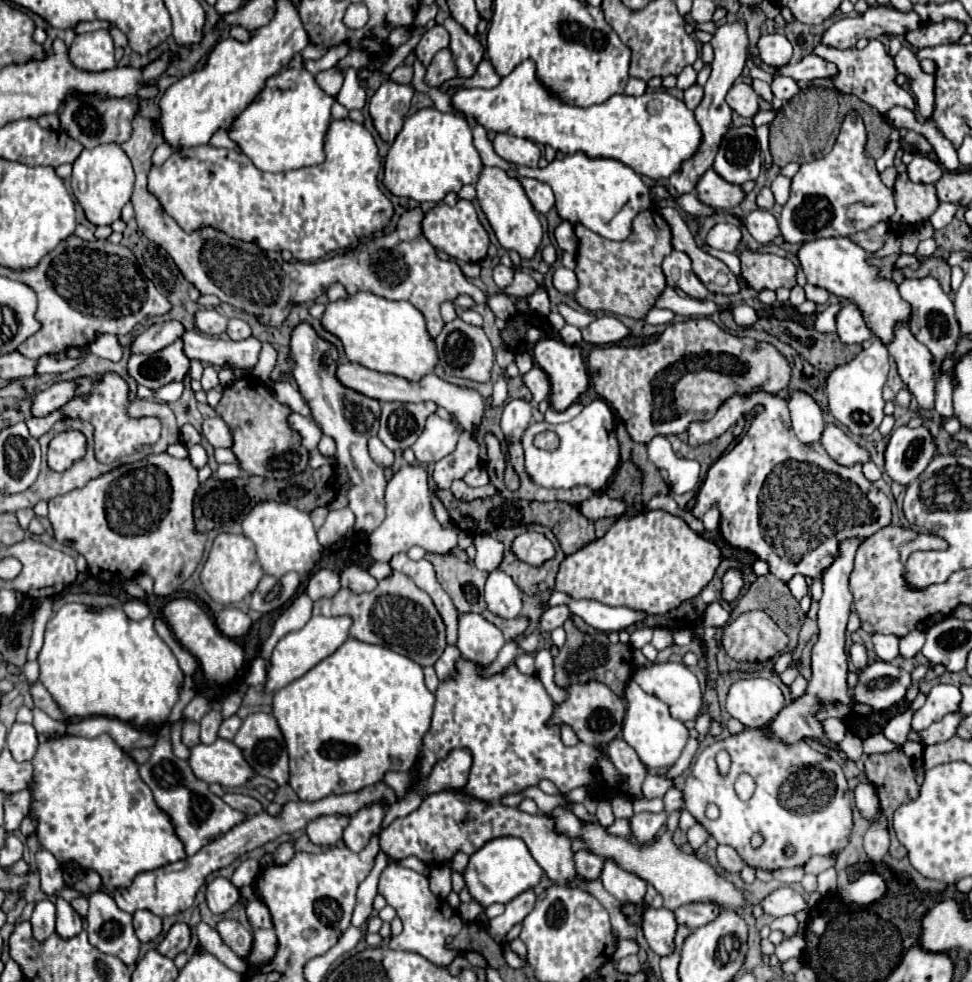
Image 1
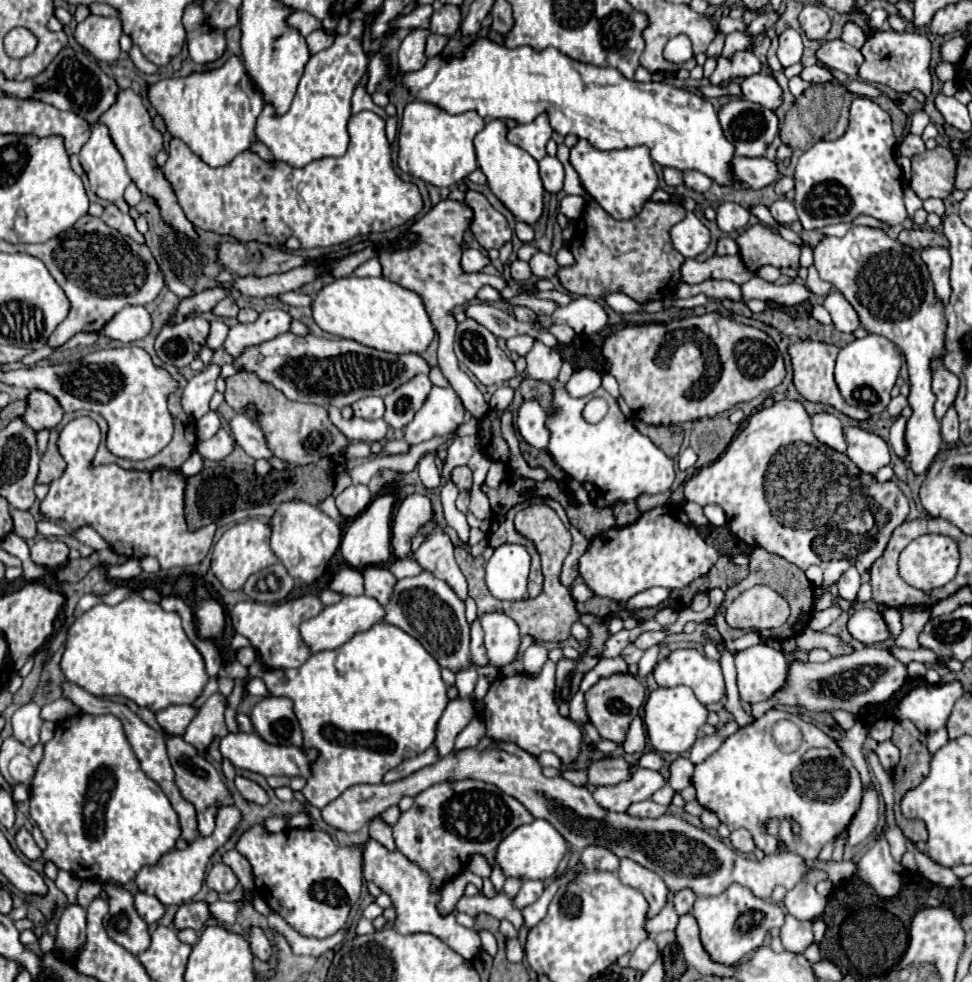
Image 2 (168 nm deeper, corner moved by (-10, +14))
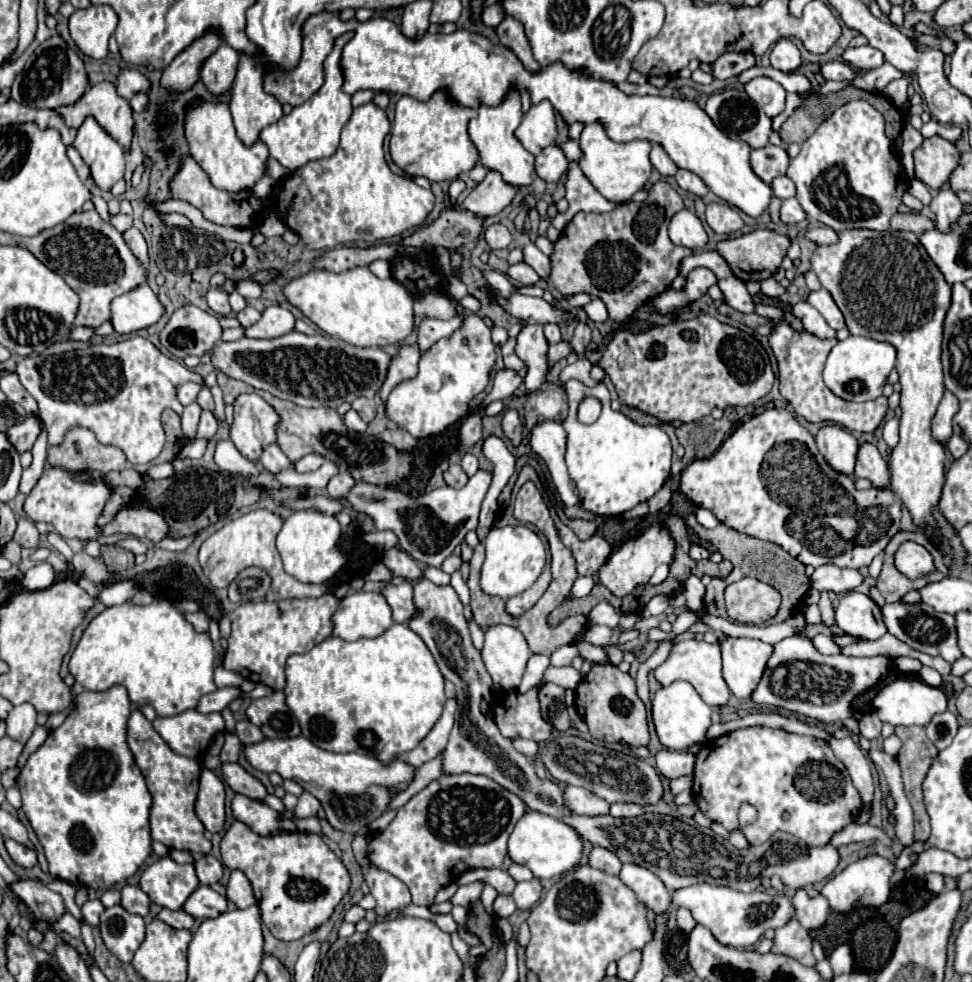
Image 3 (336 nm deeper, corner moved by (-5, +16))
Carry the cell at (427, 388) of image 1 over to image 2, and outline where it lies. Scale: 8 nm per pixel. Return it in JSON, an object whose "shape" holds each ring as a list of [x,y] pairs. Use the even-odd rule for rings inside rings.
{"shape":[[[290,332],[244,350],[240,358],[234,358],[234,366],[238,370],[256,372],[258,378],[264,378],[264,382],[272,382],[272,386],[276,386],[296,402],[312,402],[318,406],[334,404],[338,408],[350,406],[354,400],[364,396],[384,398],[416,374],[430,372],[430,364],[418,354],[398,356],[362,346],[354,340],[326,340],[314,334],[296,336]]]}

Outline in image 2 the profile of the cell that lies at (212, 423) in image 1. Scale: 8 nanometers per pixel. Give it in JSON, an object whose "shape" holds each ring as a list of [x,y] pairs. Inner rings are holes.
{"shape":[[[244,412],[236,414],[230,420],[230,432],[236,438],[238,446],[242,446],[242,450],[246,454],[250,454],[252,458],[270,458],[272,456],[270,450],[266,448],[260,426],[256,426],[256,422],[252,418],[248,418]]]}

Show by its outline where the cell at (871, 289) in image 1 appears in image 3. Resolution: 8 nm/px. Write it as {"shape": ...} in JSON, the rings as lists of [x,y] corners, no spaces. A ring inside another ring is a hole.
{"shape":[[[847,230],[839,234],[839,242],[831,246],[819,246],[811,258],[811,266],[819,276],[821,284],[833,296],[835,304],[845,316],[847,330],[857,336],[873,338],[879,342],[889,342],[897,350],[897,372],[901,382],[901,440],[893,448],[889,458],[891,470],[891,490],[911,512],[915,526],[925,526],[931,530],[933,544],[941,554],[949,550],[947,540],[943,538],[933,510],[939,504],[941,490],[945,484],[945,448],[937,444],[931,436],[931,420],[937,412],[937,406],[943,398],[943,370],[941,370],[941,340],[943,340],[943,320],[951,306],[951,286],[945,282],[941,270],[933,264],[927,250],[921,246],[919,236],[913,232],[901,230]],[[853,254],[853,268],[849,268],[849,258]]]}

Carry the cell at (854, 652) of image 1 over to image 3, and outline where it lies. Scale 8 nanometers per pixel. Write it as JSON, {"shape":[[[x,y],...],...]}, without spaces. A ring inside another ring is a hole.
{"shape":[[[857,590],[839,596],[839,602],[835,606],[835,620],[843,634],[849,636],[877,640],[887,634],[881,608],[867,594],[861,594]]]}

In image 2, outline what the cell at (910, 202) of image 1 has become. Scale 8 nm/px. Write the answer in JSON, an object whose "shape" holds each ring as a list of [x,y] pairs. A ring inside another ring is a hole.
{"shape":[[[936,146],[912,158],[912,180],[910,186],[920,200],[926,198],[948,198],[954,190],[956,160],[948,148]]]}

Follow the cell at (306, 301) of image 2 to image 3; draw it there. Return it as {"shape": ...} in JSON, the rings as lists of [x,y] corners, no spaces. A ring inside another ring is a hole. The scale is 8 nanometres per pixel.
{"shape":[[[241,280],[239,284],[235,284],[235,288],[237,288],[237,292],[241,294],[241,296],[245,296],[245,298],[259,298],[261,296],[261,288],[255,284],[255,282],[247,282],[247,280]]]}

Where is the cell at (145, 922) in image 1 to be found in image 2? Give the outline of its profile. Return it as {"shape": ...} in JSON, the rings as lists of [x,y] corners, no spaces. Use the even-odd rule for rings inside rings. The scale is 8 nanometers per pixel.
{"shape":[[[140,892],[134,896],[134,906],[146,924],[158,922],[166,912],[166,906],[156,896],[140,894]]]}

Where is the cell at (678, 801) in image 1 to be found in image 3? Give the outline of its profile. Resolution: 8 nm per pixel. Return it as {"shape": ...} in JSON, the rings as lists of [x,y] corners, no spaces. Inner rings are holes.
{"shape":[[[661,750],[661,752],[657,752],[655,758],[657,758],[659,774],[669,778],[669,780],[691,774],[693,766],[695,766],[695,754],[691,754],[691,752]]]}

